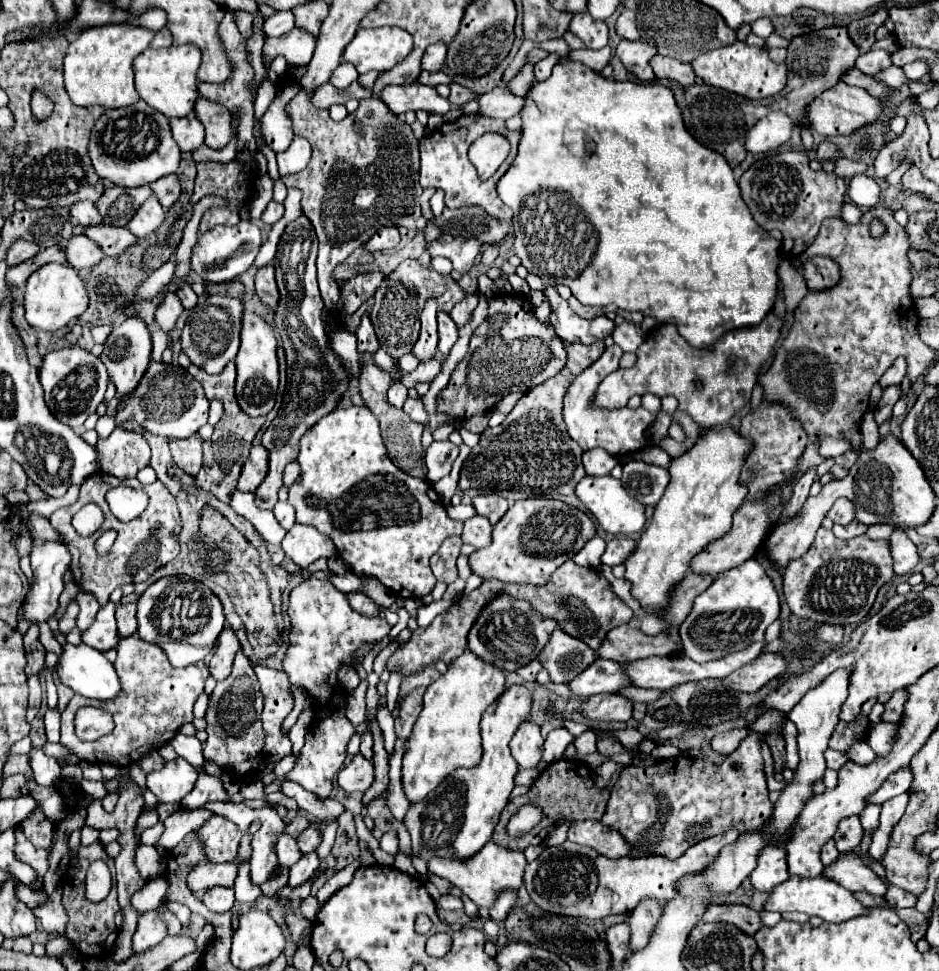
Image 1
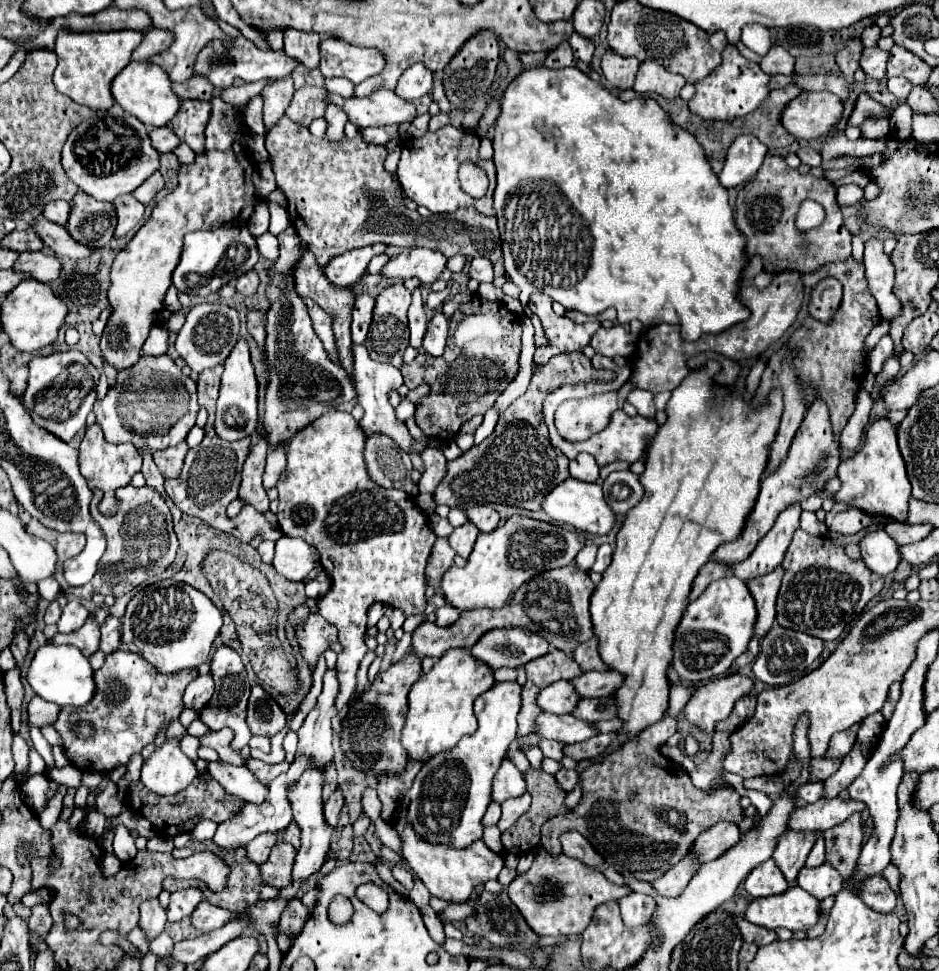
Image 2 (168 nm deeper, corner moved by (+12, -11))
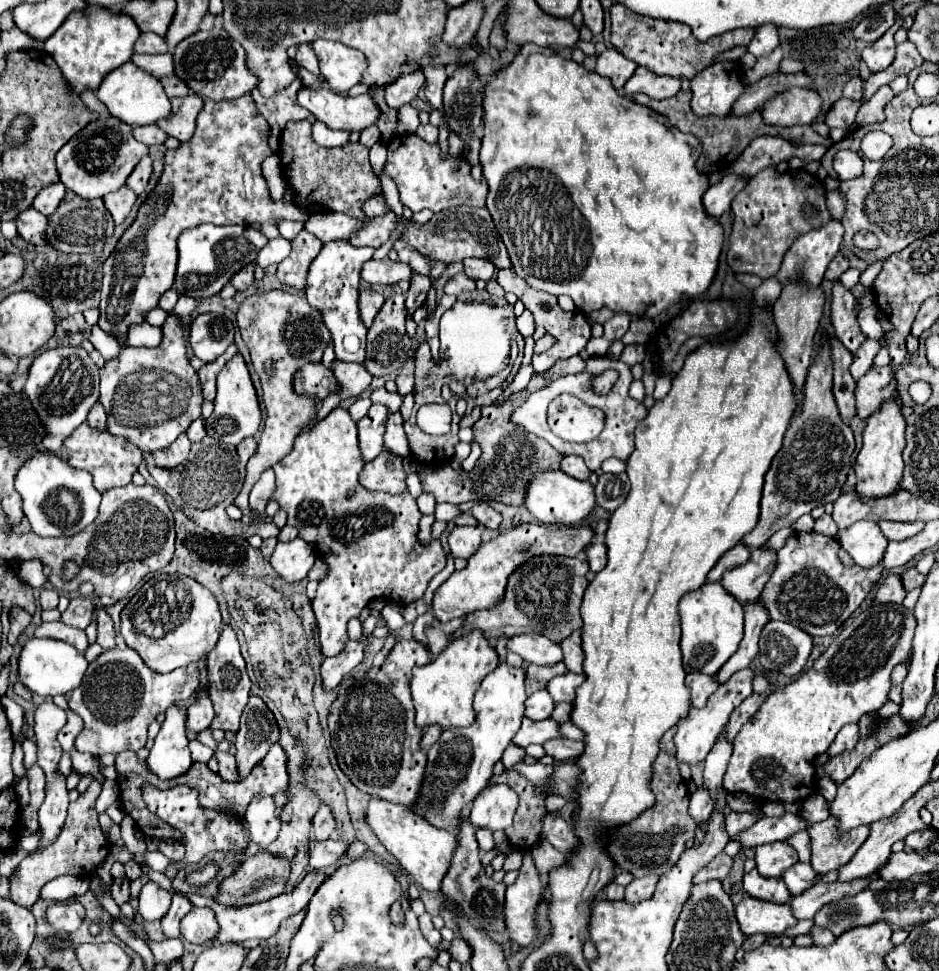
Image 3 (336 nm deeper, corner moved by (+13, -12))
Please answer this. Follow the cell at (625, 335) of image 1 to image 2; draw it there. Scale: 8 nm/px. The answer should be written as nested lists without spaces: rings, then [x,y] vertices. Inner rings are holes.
[[[621,324],[605,330],[605,328],[599,328],[597,334],[593,334],[591,338],[591,346],[595,348],[597,354],[603,354],[603,356],[631,356],[637,348],[637,340],[635,336]]]

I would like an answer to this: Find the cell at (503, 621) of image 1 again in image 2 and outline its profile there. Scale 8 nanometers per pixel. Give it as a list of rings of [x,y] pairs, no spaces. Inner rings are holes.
[[[507,628],[487,632],[477,646],[471,648],[471,654],[493,670],[497,668],[517,668],[549,652],[549,642],[529,632],[527,628]]]

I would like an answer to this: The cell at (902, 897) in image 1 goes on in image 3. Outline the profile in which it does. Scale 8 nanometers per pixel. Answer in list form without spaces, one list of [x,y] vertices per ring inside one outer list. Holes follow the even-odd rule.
[[[872,873],[868,877],[862,877],[860,881],[834,881],[834,883],[816,883],[812,889],[804,891],[798,897],[792,897],[792,913],[798,919],[810,919],[814,917],[820,907],[824,907],[828,901],[836,901],[840,897],[848,897],[848,895],[856,895],[860,891],[864,891],[872,881],[876,881],[878,873]]]

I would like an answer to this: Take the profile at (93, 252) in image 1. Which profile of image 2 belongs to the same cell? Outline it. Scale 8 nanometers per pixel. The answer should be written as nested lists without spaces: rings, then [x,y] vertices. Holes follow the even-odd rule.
[[[21,252],[17,262],[13,264],[13,270],[29,274],[37,282],[51,282],[57,278],[57,270],[61,270],[61,264],[57,264],[57,258],[53,254]]]

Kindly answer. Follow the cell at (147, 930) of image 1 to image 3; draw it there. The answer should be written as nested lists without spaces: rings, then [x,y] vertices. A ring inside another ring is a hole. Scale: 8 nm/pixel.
[[[148,881],[142,891],[140,891],[140,905],[138,905],[138,913],[144,917],[144,921],[154,921],[154,919],[162,919],[164,913],[170,909],[170,893],[160,889],[156,883]]]

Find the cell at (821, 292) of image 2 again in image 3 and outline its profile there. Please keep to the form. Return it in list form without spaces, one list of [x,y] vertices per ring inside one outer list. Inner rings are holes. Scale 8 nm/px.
[[[836,281],[832,287],[830,321],[836,337],[844,343],[844,347],[848,347],[850,353],[856,353],[866,341],[866,335],[862,333],[858,319],[854,317],[854,297],[840,281]]]

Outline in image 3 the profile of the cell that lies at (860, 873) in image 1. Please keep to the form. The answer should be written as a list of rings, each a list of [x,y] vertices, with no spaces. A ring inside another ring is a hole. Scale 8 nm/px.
[[[796,863],[782,875],[782,879],[792,897],[796,897],[798,893],[804,893],[804,889],[810,889],[816,883],[818,873],[810,867],[810,863]]]

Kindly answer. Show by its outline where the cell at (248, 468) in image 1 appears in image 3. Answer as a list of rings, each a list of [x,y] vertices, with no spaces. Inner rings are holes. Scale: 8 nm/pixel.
[[[280,289],[246,297],[238,309],[238,329],[250,349],[252,365],[260,375],[266,405],[266,425],[262,437],[258,441],[256,453],[246,465],[244,487],[234,499],[234,505],[242,511],[242,523],[252,523],[266,519],[266,513],[252,511],[248,505],[252,485],[260,479],[266,469],[274,467],[276,461],[280,461],[292,449],[300,427],[316,415],[316,401],[310,397],[298,397],[292,389],[292,377],[302,365],[310,361],[320,361],[332,337],[326,325],[322,323],[322,315],[308,305],[302,293],[286,293]]]

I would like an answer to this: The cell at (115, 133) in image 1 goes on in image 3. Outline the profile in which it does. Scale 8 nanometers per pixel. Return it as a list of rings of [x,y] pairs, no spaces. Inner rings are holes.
[[[110,113],[100,115],[90,121],[76,137],[72,137],[56,155],[56,167],[60,181],[84,199],[100,199],[126,185],[132,169],[138,165],[140,157],[148,155],[148,147],[140,145],[132,137],[132,125],[118,121]]]

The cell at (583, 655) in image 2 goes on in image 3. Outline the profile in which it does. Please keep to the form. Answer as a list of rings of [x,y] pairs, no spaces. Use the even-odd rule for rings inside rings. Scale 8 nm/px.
[[[574,631],[570,637],[566,637],[560,643],[562,651],[564,651],[564,663],[568,665],[568,671],[572,673],[582,673],[582,637],[580,631]]]

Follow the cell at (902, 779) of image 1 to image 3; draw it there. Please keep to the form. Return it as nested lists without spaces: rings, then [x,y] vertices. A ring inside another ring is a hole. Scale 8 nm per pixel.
[[[784,813],[780,817],[760,817],[756,825],[746,829],[736,837],[736,841],[742,843],[742,847],[758,847],[772,841],[784,841],[792,833],[808,831],[808,821],[802,815]]]

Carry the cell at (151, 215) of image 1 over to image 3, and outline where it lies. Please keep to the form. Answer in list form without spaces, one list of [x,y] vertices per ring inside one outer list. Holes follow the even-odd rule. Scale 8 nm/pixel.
[[[128,187],[118,189],[118,191],[114,191],[114,193],[108,193],[108,195],[104,197],[104,203],[106,203],[108,211],[112,213],[116,225],[122,225],[122,223],[126,221],[126,217],[130,215],[130,211],[132,211],[136,199],[138,199],[138,195],[132,193],[132,189],[128,189]]]

